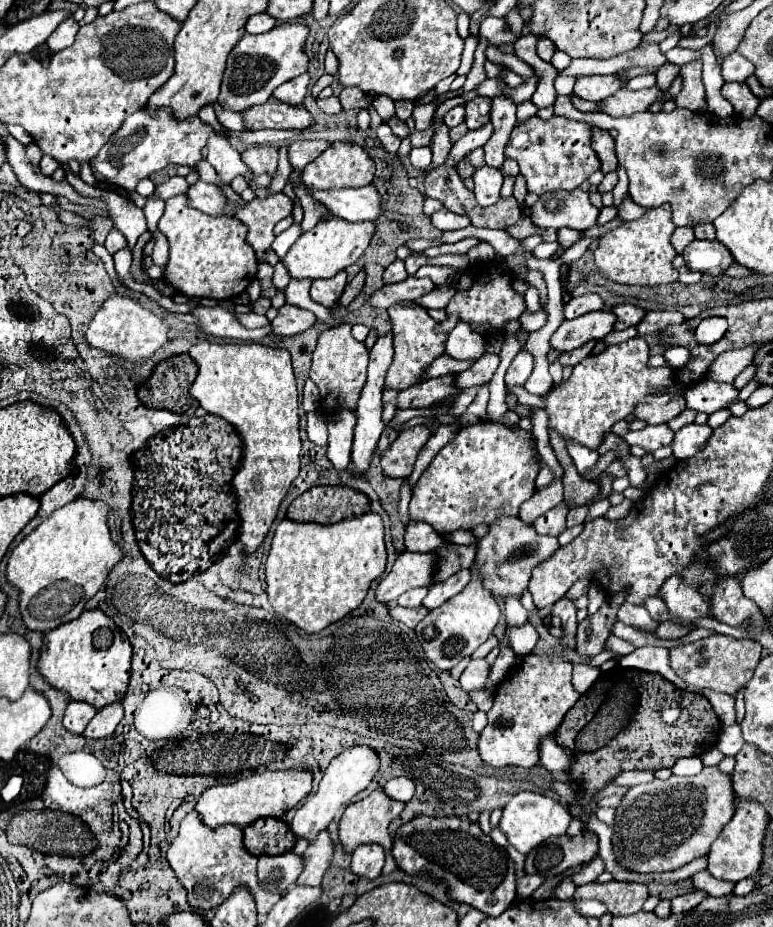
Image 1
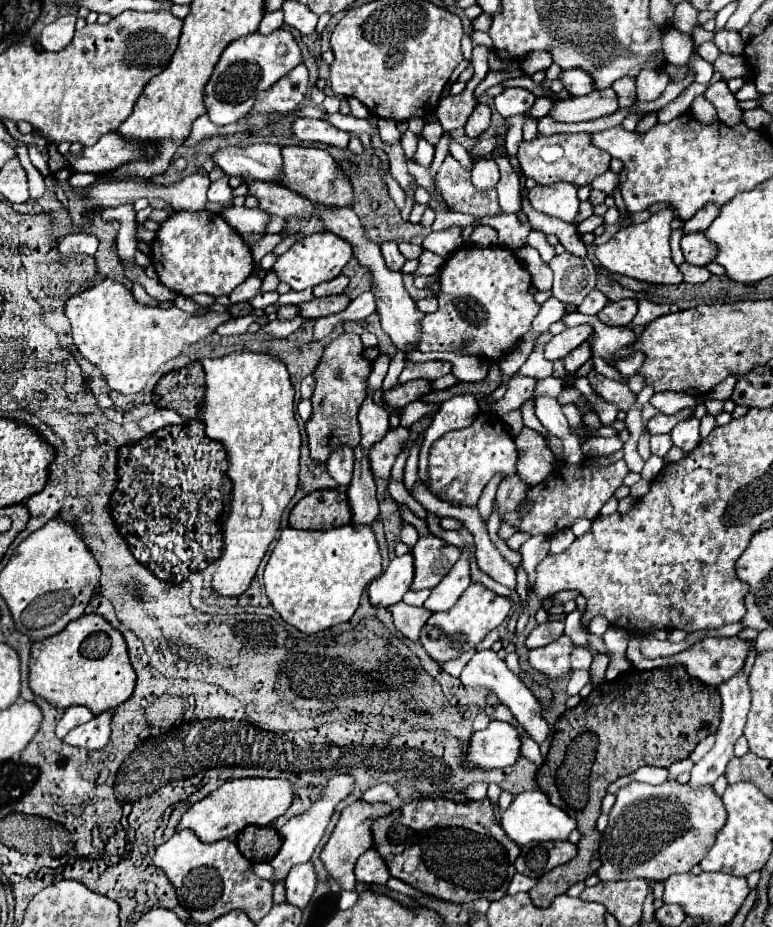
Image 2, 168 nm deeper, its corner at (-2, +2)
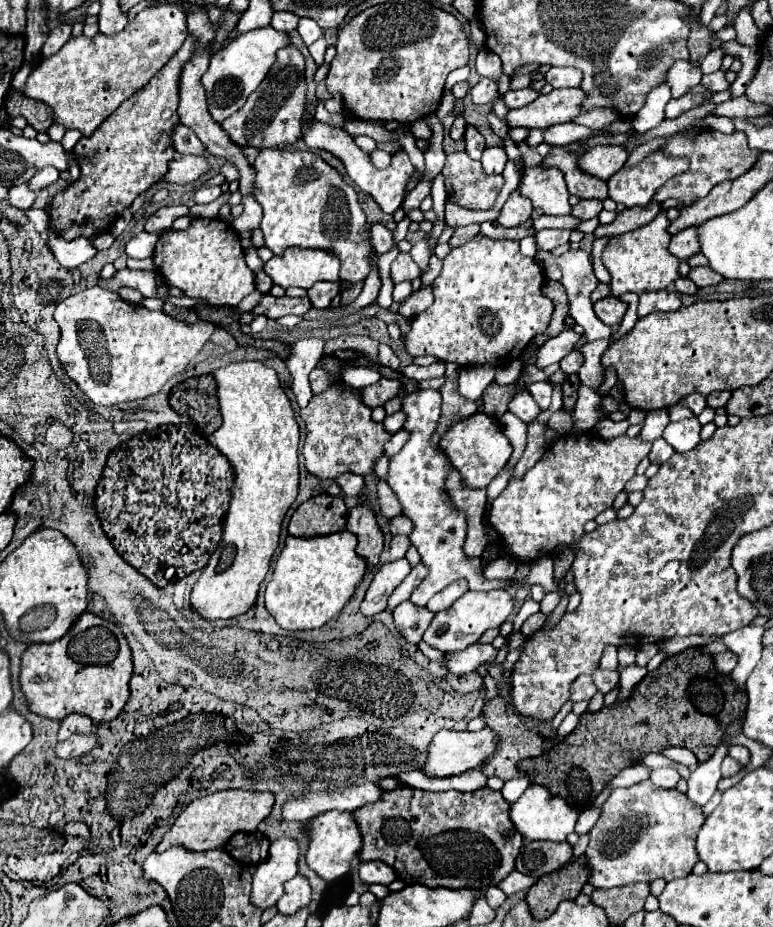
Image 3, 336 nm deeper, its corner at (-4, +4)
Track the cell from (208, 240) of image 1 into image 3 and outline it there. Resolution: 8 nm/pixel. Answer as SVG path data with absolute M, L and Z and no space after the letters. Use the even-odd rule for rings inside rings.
M195 218L191 228L185 230L185 232L181 232L181 230L163 232L159 242L157 242L153 258L155 258L157 270L163 274L167 284L177 286L189 298L205 300L209 306L235 308L245 296L249 296L255 290L255 274L245 264L245 252L243 252L243 246L241 246L241 238L227 222L223 222L219 218L211 218L211 220Z

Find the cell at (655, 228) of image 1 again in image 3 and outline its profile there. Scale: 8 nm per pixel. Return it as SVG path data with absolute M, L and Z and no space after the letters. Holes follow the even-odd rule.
M661 210L659 216L655 216L655 220L641 226L639 230L631 230L623 236L615 236L609 240L603 252L603 266L611 274L611 294L615 298L619 298L625 292L643 294L643 292L665 290L677 278L681 278L679 260L667 250L669 240L671 240L671 236L667 234L667 226L669 226L669 218L665 210Z

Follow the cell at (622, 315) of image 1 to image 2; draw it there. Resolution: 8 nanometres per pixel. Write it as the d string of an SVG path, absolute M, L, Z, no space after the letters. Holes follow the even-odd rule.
M625 298L619 302L609 302L597 314L597 318L607 326L627 326L635 318L635 314L637 314L637 302L631 298Z

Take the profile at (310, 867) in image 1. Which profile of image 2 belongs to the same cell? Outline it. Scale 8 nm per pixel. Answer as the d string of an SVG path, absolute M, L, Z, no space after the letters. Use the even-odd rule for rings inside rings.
M309 860L301 866L293 866L293 870L289 870L285 884L287 884L287 902L305 908L317 886L317 874L313 862Z

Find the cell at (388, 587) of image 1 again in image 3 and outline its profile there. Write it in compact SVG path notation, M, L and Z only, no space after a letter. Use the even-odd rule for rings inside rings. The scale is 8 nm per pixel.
M405 558L383 564L379 572L375 574L363 602L361 602L361 612L365 616L375 616L387 608L387 598L391 592L405 580L405 576L411 572L411 566Z

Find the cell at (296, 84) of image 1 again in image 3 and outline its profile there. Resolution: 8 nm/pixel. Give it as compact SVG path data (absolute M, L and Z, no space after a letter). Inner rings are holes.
M291 44L277 52L277 60L267 72L267 78L247 98L245 106L221 122L231 142L239 148L283 148L301 138L301 118L305 112L305 60L301 52Z

